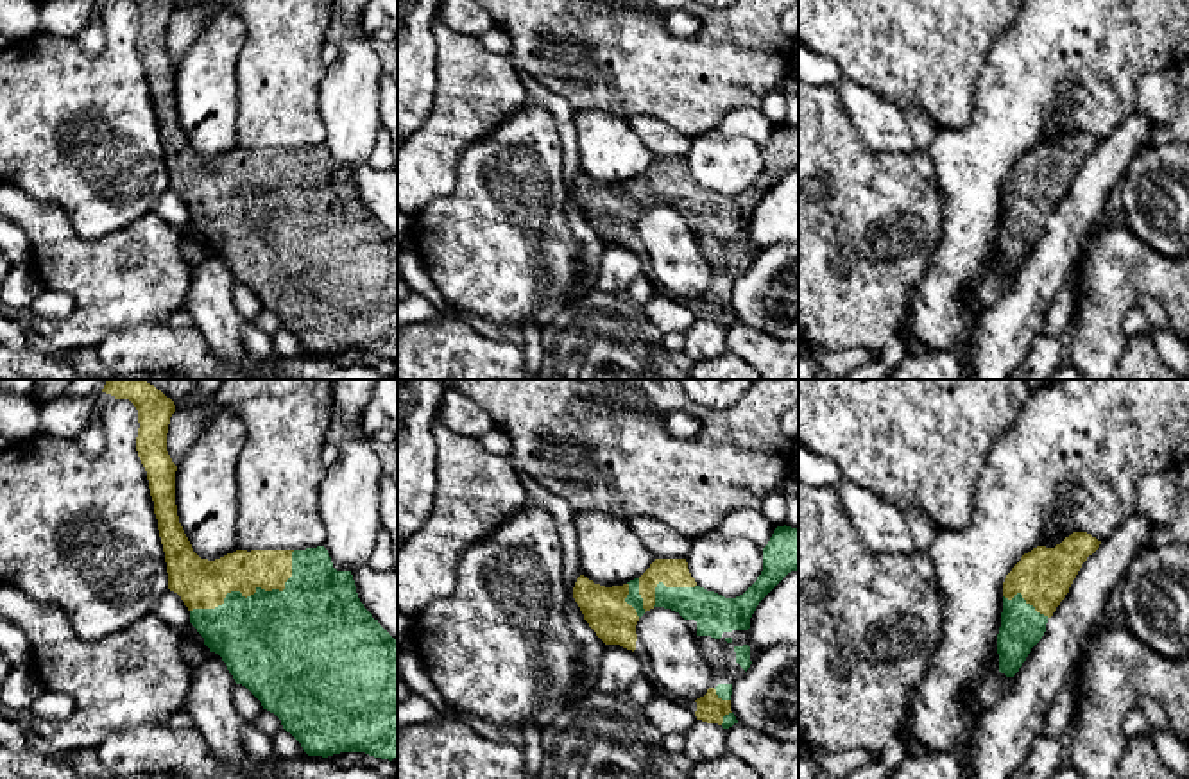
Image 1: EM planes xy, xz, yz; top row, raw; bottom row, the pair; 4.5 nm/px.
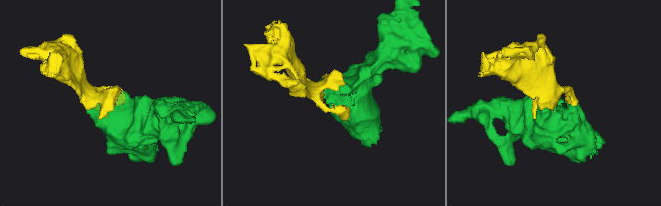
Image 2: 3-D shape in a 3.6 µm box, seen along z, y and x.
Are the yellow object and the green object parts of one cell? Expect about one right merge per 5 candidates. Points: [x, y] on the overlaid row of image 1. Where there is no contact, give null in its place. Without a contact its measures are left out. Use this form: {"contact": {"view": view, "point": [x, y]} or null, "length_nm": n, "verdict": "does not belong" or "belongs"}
{"contact": {"view": "xy", "point": [253, 593]}, "length_nm": 550, "verdict": "belongs"}

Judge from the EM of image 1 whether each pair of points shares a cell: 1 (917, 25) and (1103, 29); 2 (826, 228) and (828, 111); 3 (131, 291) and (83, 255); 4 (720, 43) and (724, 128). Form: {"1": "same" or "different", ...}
{"1": "different", "2": "same", "3": "same", "4": "different"}

